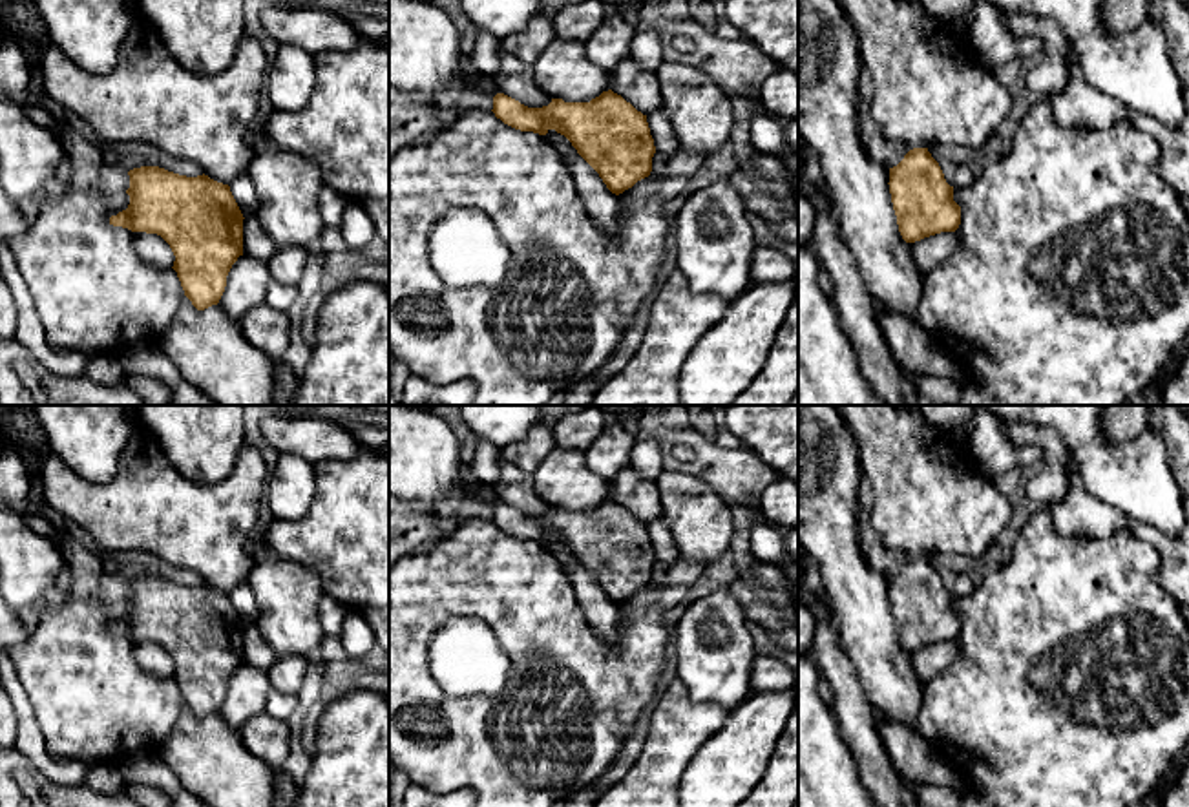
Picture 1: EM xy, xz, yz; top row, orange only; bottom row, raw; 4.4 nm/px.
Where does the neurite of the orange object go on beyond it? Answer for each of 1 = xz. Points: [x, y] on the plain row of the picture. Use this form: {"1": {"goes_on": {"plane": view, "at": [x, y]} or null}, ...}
{"1": {"goes_on": null}}

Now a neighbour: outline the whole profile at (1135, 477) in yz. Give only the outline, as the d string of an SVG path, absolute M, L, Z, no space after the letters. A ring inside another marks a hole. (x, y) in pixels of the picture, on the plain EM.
M975 405L999 418L1054 429L1074 462L1087 493L1165 535L1180 535L1185 524L1182 489L1167 460L1158 431L1145 427L1136 438L1114 444L1103 435L1103 405Z

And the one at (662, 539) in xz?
M656 519L654 522L647 524L647 531L656 561L665 562L667 566L674 564L678 561L678 548L667 522L663 519Z

